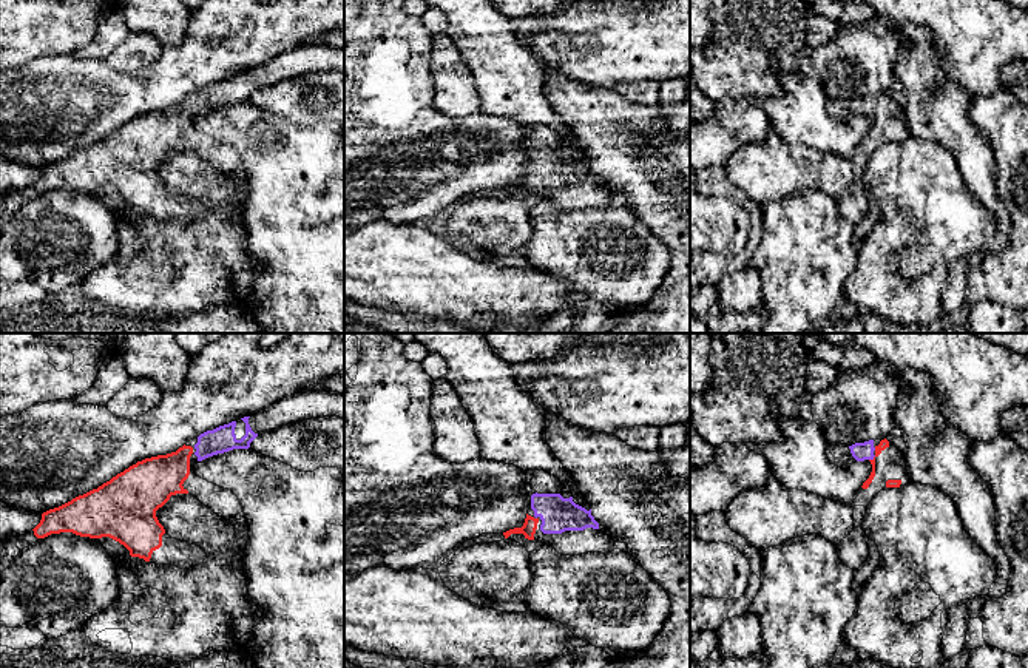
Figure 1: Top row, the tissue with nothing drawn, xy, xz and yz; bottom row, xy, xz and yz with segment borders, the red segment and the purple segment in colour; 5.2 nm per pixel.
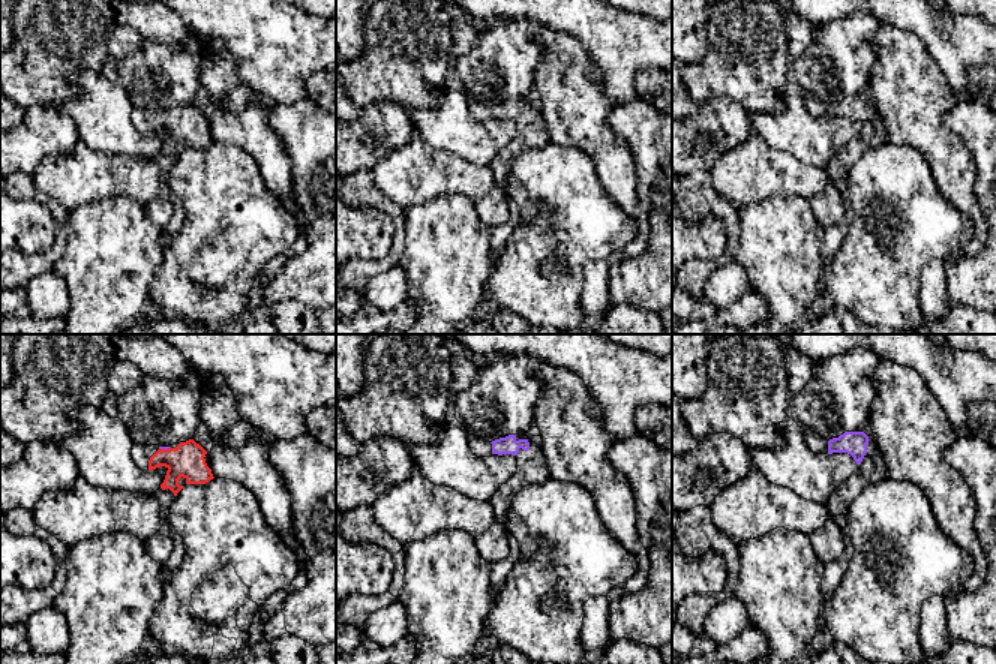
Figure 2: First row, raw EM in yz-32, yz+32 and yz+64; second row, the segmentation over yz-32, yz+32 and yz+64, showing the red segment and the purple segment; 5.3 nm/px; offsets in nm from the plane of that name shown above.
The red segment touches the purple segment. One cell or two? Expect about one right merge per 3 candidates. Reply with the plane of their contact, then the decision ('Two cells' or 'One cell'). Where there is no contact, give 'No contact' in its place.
Touches red in yz. One cell

